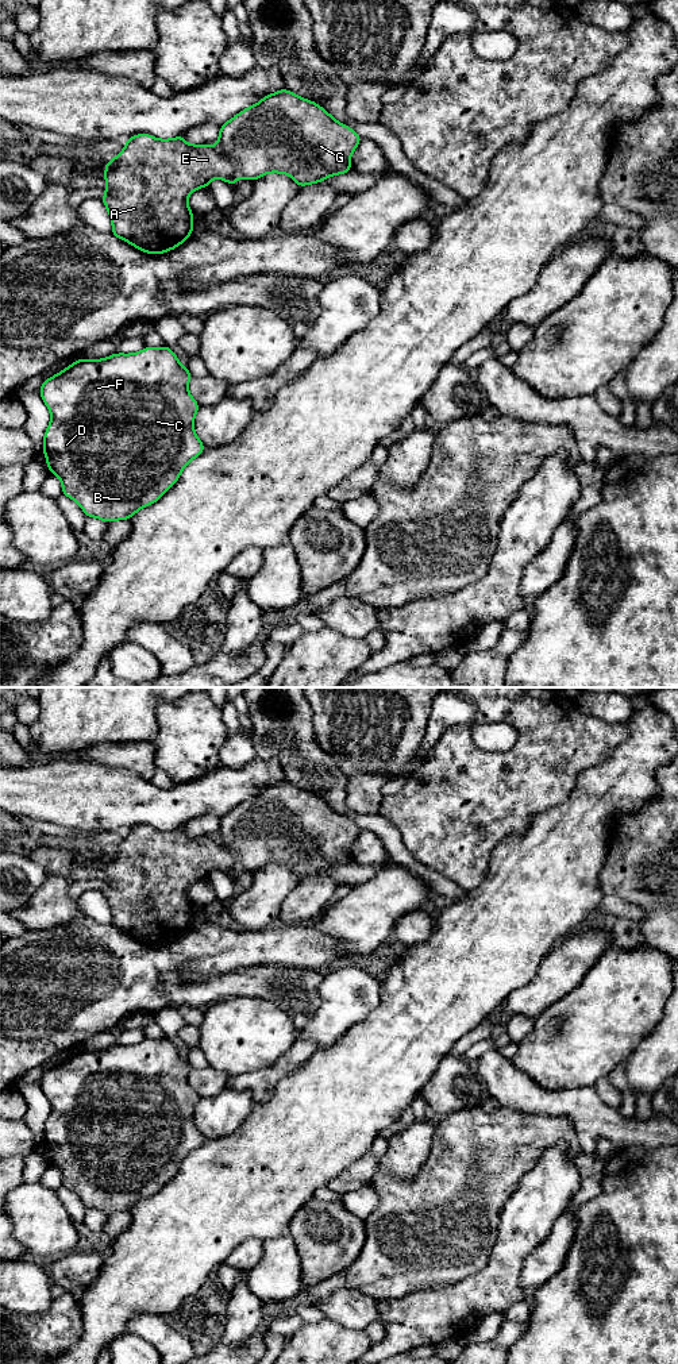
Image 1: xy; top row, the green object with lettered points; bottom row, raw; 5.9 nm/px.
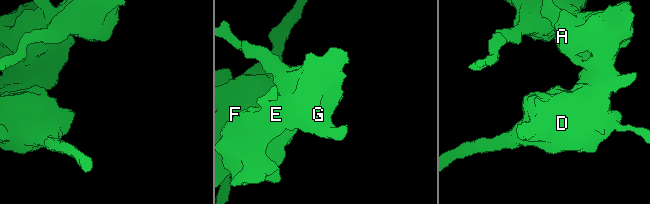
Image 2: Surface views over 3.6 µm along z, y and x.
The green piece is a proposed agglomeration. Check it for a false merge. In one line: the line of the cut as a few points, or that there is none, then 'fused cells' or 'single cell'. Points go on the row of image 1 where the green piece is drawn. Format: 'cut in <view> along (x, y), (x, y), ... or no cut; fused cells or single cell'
cut in xy along (216, 145), (234, 165), (238, 176); fused cells

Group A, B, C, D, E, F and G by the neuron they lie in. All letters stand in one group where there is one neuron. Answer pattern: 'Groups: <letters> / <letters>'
Groups: A B C D E F / G

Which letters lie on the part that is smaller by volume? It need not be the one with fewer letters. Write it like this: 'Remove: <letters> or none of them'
Remove: G

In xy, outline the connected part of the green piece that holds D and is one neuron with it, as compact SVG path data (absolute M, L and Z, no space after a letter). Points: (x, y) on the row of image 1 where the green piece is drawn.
M163 347L89 361L78 359L41 385L41 397L51 413L43 438L49 473L62 482L62 494L74 500L88 517L105 523L128 520L140 508L157 502L180 478L184 467L204 450L193 423L200 408L188 390L192 378L176 354Z

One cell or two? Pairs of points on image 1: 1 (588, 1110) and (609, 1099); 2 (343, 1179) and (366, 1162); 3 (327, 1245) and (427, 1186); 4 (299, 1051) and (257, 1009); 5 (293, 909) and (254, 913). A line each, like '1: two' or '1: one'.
1: two
2: one
3: two
4: two
5: two

